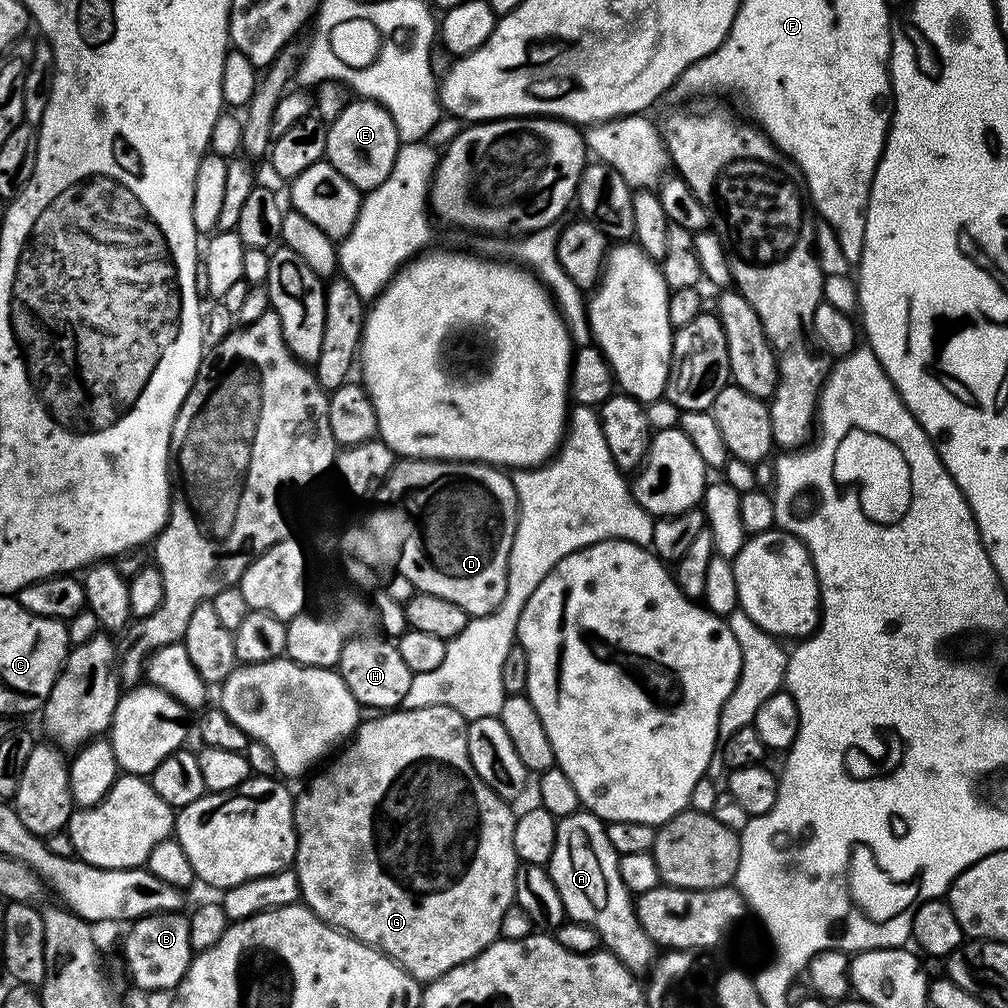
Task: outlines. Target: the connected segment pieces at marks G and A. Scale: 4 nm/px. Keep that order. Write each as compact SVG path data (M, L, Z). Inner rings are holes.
M445 704L438 706L422 706L421 708L404 708L403 710L384 710L381 716L372 716L361 719L357 724L355 732L352 733L350 739L343 745L344 753L329 766L325 772L320 772L304 789L301 790L300 796L295 797L292 813L294 814L294 826L296 827L296 859L294 861L294 871L298 878L298 886L300 887L300 900L305 908L310 909L318 919L326 922L331 928L338 928L341 932L347 932L353 936L355 940L361 940L363 944L368 944L372 948L376 948L380 952L384 952L391 960L401 964L415 980L421 982L431 982L437 980L442 974L446 974L450 970L454 970L454 966L458 966L462 962L466 962L470 958L474 958L482 950L486 950L490 945L498 939L500 935L500 923L502 922L502 914L506 914L508 908L513 907L516 898L516 870L518 867L518 857L516 855L516 822L517 813L512 813L512 808L503 800L501 793L497 790L486 786L486 782L482 782L482 778L478 778L478 774L474 770L474 766L470 762L470 754L466 750L466 734L468 733L468 721L462 714L458 714L458 710L454 710Z
M577 810L574 814L557 819L554 850L546 867L562 898L567 919L569 921L577 920L580 924L589 924L590 927L596 928L601 942L604 943L601 945L613 956L617 956L633 973L640 974L644 967L645 971L653 963L654 945L636 916L633 893L628 890L622 874L619 872L620 858L621 856L614 850L614 846L610 846L605 821L593 812Z

